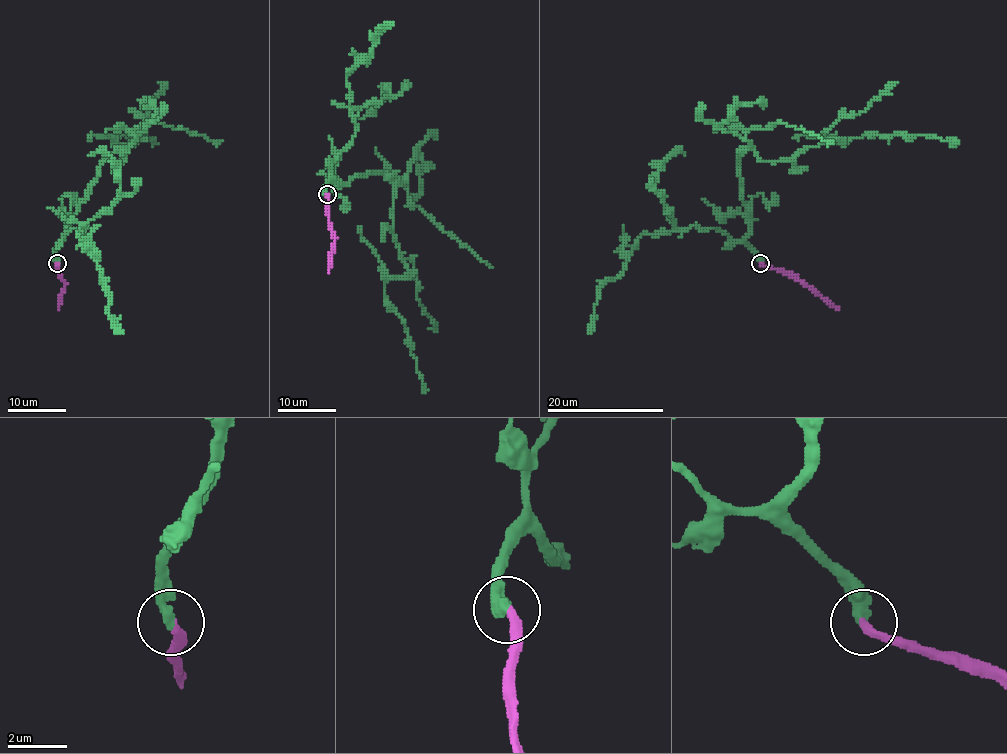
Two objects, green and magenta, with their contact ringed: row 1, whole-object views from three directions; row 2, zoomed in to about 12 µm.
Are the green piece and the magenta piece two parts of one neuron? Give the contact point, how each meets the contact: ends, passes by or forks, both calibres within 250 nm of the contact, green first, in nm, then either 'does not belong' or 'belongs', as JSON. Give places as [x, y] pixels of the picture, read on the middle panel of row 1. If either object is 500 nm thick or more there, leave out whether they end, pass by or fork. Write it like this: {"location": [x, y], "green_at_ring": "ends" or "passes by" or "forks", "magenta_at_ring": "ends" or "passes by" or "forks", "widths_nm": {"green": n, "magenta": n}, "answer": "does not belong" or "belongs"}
{"location": [327, 194], "green_at_ring": "ends", "magenta_at_ring": "ends", "widths_nm": {"green": 400, "magenta": 280}, "answer": "belongs"}

